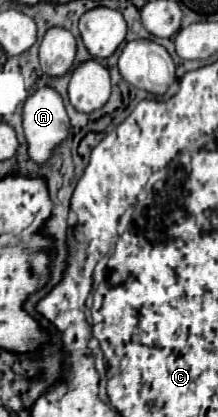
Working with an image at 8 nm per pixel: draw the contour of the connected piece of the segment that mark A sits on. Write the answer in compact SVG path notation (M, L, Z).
M43 85L33 95L29 95L29 99L23 105L23 129L29 143L29 157L37 163L47 161L53 147L59 145L69 135L69 117L61 95L53 87Z

